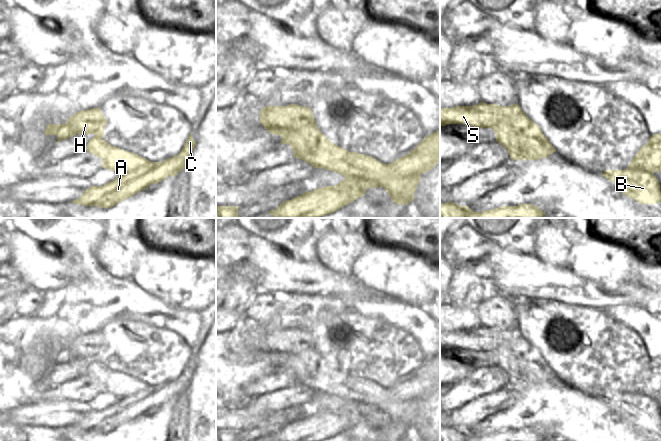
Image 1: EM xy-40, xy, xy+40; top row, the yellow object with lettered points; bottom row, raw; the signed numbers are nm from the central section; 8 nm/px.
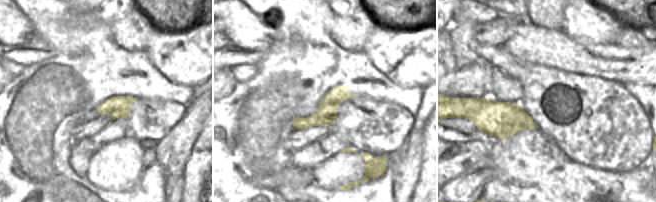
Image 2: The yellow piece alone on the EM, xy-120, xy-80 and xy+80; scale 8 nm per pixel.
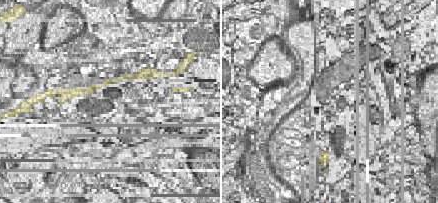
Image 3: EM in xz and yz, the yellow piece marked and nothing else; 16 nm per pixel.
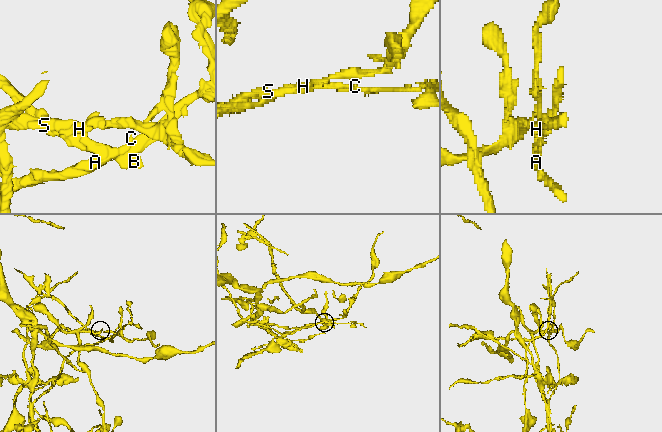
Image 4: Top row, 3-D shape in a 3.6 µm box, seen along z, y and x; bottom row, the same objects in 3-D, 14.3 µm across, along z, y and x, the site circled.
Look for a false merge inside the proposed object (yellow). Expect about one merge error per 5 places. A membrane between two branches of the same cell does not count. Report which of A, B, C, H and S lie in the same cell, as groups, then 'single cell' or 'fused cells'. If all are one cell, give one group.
A B C H / S; fused cells

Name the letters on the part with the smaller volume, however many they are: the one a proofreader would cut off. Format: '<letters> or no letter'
S

